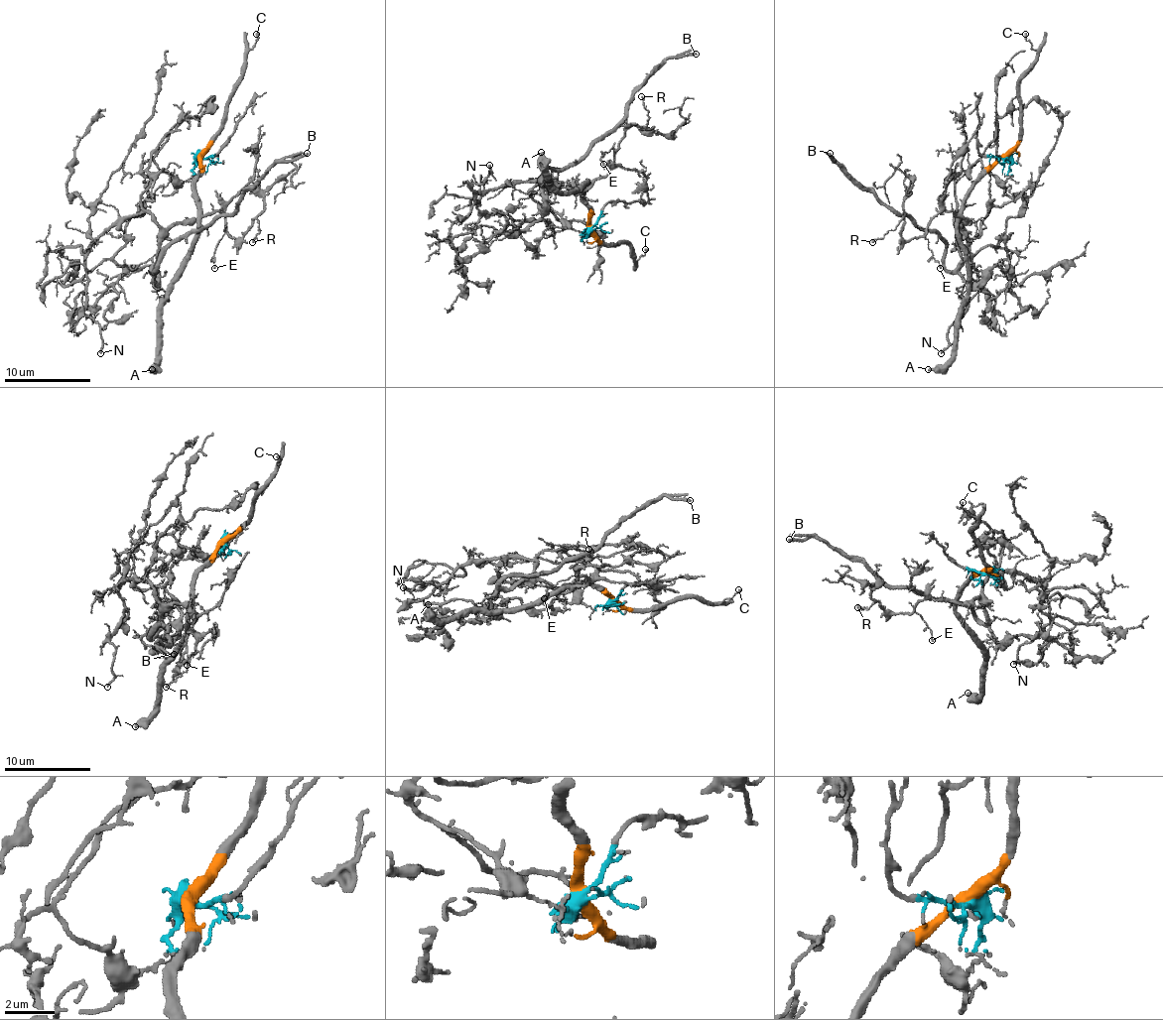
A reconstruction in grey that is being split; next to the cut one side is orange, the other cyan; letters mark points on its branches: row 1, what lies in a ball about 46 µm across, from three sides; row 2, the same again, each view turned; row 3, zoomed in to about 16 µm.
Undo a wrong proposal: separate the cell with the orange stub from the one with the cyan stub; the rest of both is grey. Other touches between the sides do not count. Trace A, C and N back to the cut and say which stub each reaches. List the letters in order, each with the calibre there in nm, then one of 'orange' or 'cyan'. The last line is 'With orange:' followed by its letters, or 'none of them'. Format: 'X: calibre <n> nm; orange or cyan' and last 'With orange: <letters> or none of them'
A: calibre 340 nm; orange
C: calibre 170 nm; orange
N: calibre 180 nm; cyan
With orange: A, C

